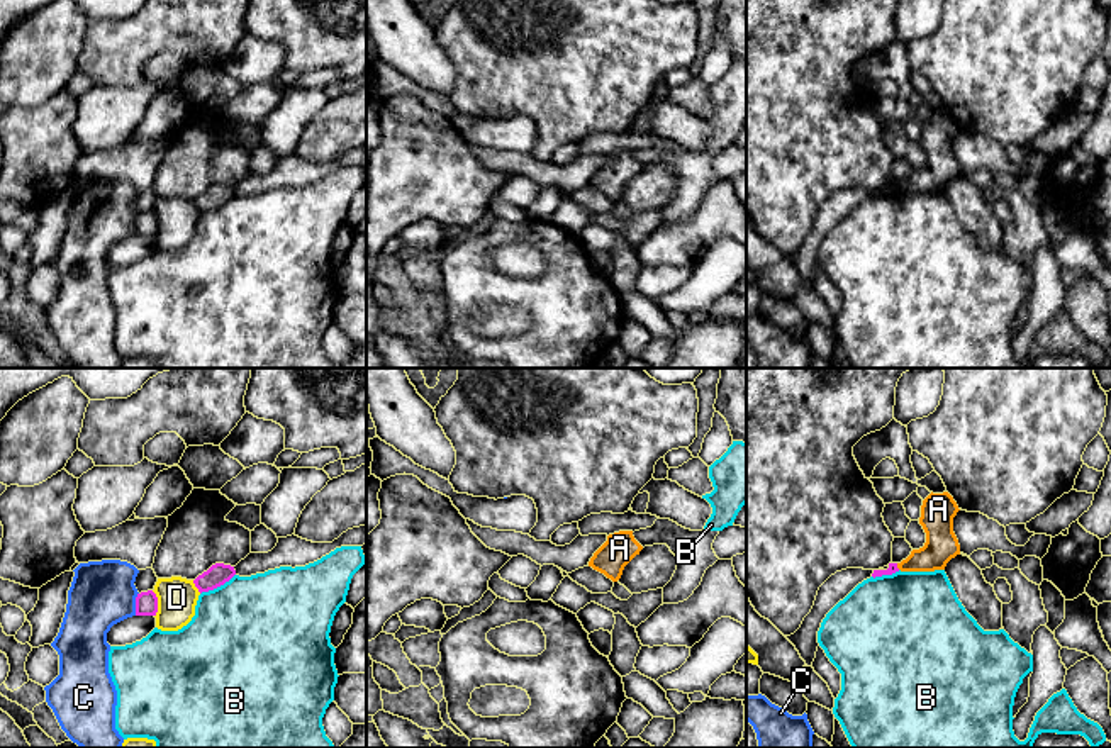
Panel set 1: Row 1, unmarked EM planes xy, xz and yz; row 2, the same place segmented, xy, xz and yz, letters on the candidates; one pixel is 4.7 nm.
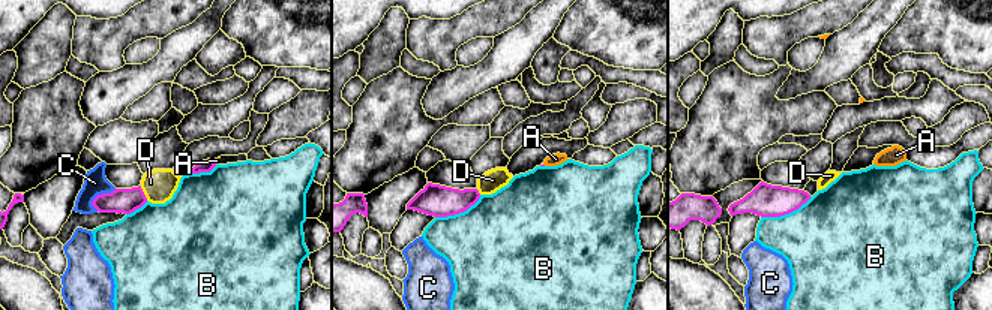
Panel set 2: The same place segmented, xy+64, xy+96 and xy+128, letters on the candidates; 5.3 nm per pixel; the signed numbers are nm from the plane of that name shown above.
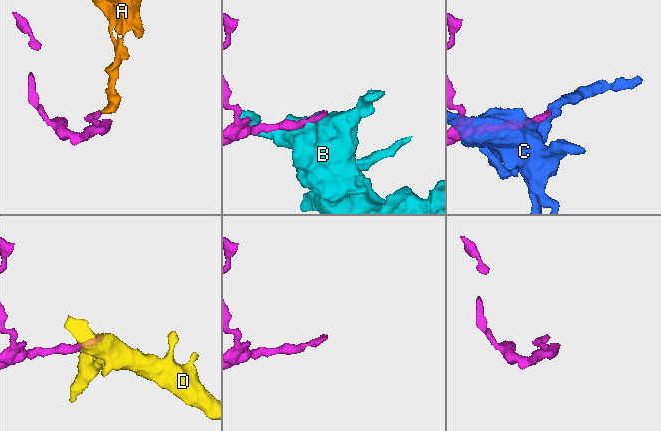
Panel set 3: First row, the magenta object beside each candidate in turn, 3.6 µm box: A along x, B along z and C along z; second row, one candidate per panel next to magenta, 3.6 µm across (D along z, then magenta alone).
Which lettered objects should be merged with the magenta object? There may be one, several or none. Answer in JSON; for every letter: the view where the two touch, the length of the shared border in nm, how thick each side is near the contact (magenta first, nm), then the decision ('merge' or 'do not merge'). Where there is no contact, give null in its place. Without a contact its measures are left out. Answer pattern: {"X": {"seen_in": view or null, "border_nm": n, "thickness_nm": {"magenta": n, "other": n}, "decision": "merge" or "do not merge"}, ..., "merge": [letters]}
{"A": {"seen_in": "yz", "border_nm": 40, "thickness_nm": {"magenta": 50, "other": 160}, "decision": "do not merge"}, "B": {"seen_in": "xy", "border_nm": 190, "thickness_nm": {"magenta": 100, "other": 480}, "decision": "do not merge"}, "C": {"seen_in": "xy", "border_nm": 110, "thickness_nm": {"magenta": 110, "other": 300}, "decision": "do not merge"}, "D": {"seen_in": "xy", "border_nm": 130, "thickness_nm": {"magenta": 110, "other": 190}, "decision": "do not merge"}, "merge": []}

